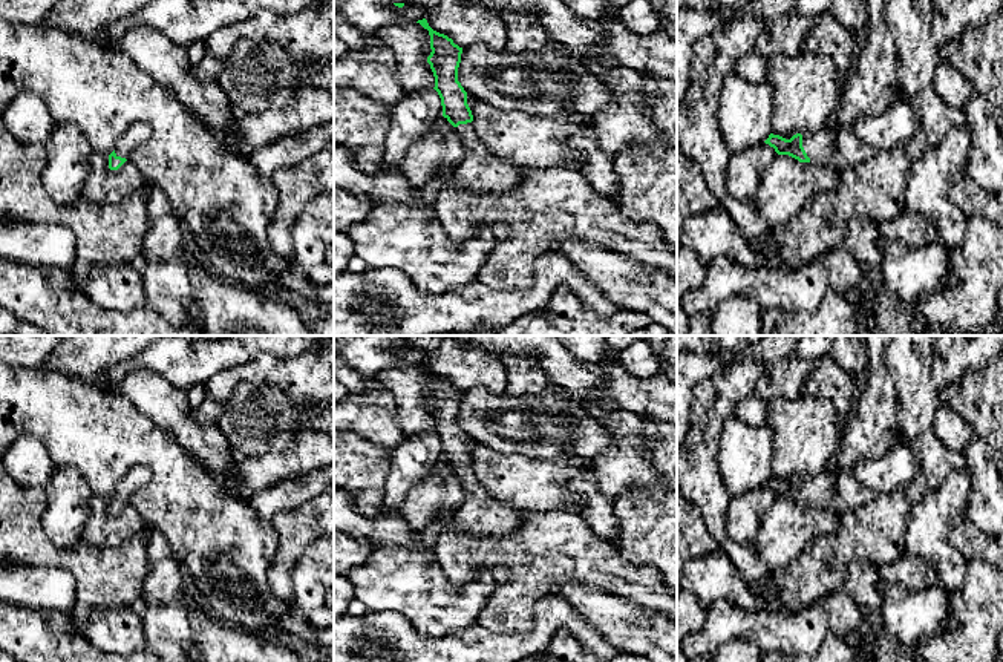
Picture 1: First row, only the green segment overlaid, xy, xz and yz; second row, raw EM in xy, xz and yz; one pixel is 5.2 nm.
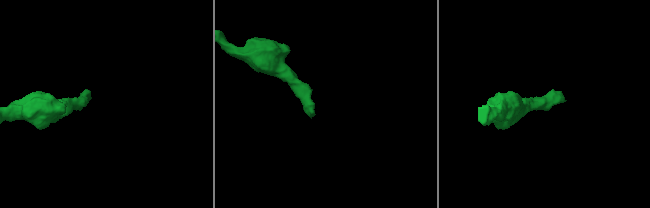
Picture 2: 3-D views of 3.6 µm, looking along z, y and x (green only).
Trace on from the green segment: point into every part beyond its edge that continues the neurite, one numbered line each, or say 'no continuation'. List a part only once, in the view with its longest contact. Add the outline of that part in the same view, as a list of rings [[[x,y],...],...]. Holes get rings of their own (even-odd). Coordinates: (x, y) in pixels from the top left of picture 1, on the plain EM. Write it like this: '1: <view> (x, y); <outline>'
1: yz (835, 489); [[[831,463],[822,474],[801,477],[802,490],[813,507],[836,513],[848,512],[871,501],[876,493],[853,474]]]

